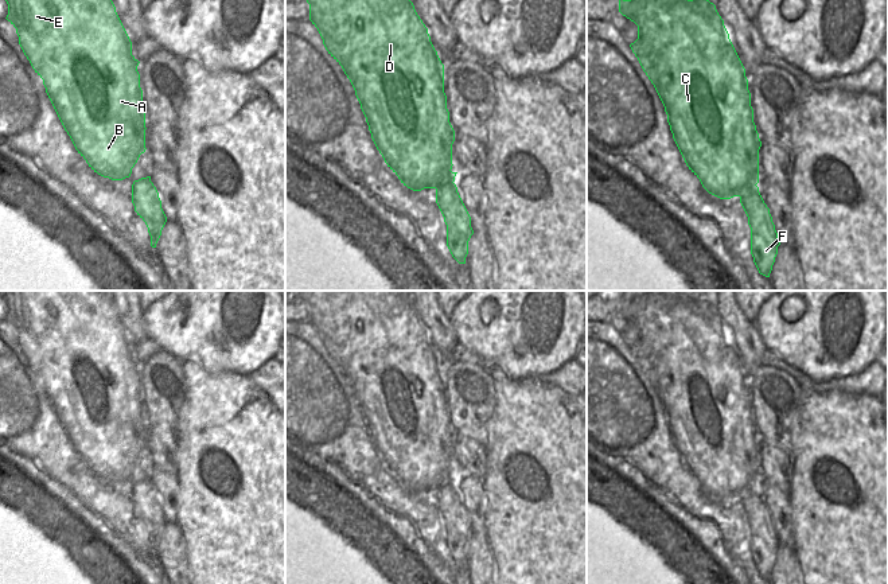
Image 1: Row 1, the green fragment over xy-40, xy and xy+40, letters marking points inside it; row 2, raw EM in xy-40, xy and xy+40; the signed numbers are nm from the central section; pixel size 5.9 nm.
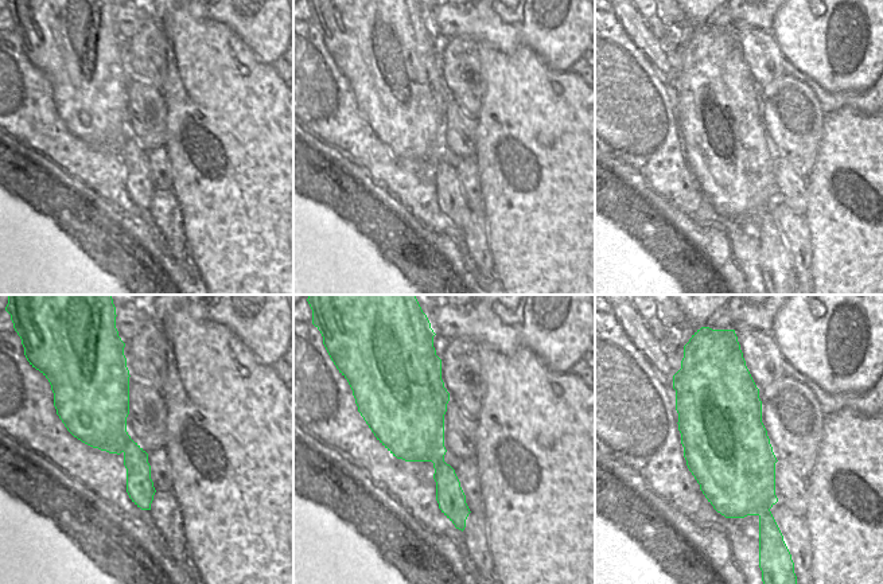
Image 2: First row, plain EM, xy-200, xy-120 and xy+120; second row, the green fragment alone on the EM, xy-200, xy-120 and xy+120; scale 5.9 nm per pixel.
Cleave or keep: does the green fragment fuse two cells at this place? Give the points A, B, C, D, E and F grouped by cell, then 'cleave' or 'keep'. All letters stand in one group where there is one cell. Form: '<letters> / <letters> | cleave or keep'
A B C D E / F | cleave

